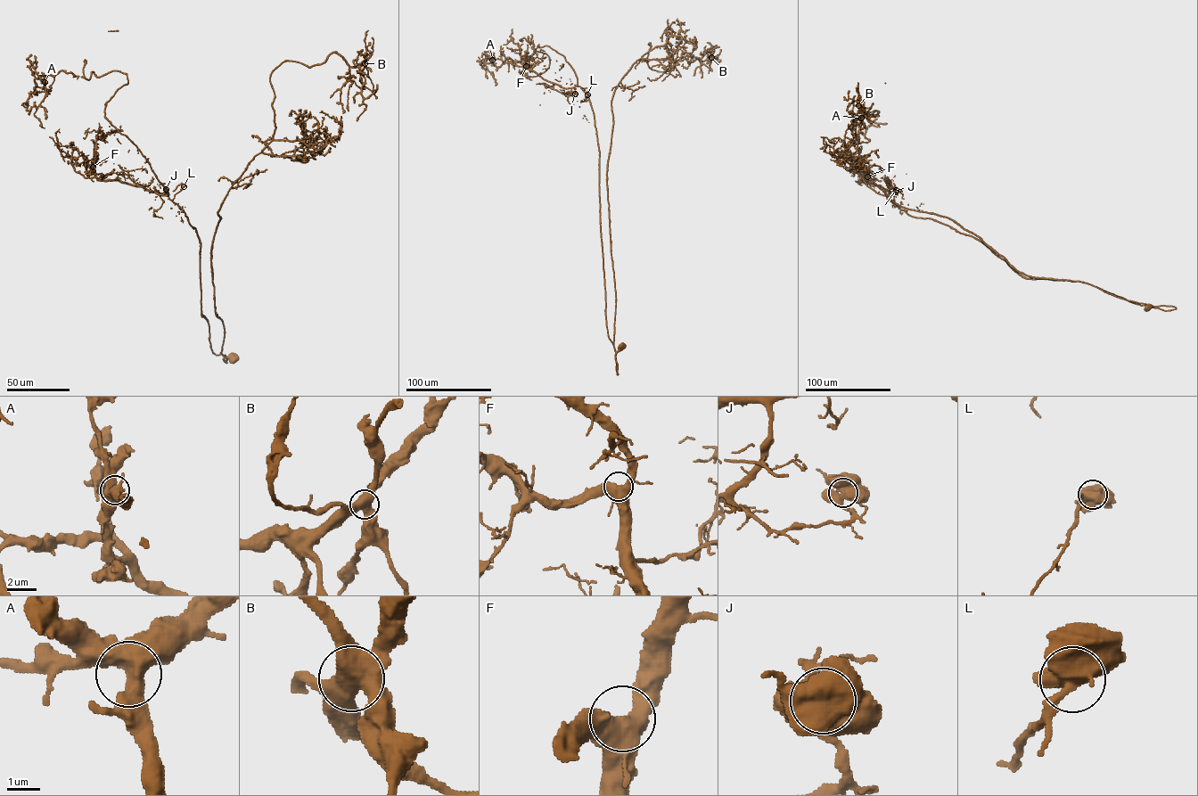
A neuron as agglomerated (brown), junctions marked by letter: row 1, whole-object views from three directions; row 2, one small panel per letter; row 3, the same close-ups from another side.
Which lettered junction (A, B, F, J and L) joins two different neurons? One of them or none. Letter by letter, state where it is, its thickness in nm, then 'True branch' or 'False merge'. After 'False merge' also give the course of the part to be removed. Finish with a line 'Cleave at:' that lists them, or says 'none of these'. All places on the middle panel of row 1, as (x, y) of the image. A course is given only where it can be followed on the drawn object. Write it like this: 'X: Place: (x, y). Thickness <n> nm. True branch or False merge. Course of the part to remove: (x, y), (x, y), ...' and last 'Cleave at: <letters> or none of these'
A: Place: (492, 60). Thickness 550 nm. True branch
B: Place: (711, 57). Thickness 550 nm. True branch
F: Place: (526, 66). Thickness 480 nm. True branch
J: Place: (575, 94). Thickness 650 nm. False merge. Course of the part to remove: (576, 94), (556, 90), (561, 86), (555, 79), (562, 65), (545, 57), (542, 83), (536, 84)
L: Place: (587, 94). Thickness 550 nm. True branch
Cleave at: J

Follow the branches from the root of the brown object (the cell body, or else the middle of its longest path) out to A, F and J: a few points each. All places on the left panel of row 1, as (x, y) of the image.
A: (233, 356), (212, 351), (201, 315), (196, 230), (105, 116), (127, 75), (61, 70), (45, 82)
F: (233, 356), (225, 362), (211, 348), (201, 315), (201, 242), (185, 213), (167, 195), (100, 179), (93, 167)
J: (233, 356), (225, 362), (225, 355), (212, 351), (201, 315), (200, 240), (183, 210), (156, 192), (166, 189)

